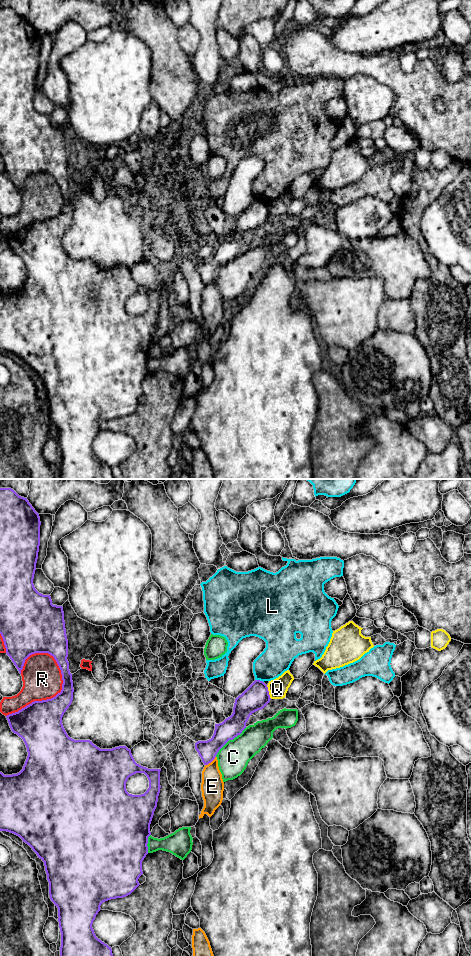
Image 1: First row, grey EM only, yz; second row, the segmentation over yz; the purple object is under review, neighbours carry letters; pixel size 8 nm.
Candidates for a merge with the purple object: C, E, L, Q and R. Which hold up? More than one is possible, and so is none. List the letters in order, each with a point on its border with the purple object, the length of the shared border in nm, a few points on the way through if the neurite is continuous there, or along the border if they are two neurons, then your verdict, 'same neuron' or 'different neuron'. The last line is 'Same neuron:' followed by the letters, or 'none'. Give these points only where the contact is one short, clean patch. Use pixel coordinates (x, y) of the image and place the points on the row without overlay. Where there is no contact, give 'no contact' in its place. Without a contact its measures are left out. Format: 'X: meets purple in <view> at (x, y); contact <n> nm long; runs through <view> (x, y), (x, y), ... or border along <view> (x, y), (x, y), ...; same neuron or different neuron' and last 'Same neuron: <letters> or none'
C: meets purple in yz at (229, 259); contact 340 nm long; different neuron
E: meets purple in yz at (210, 282); contact 120 nm long; border along yz (215, 276), (205, 285); different neuron
L: meets purple in yz at (259, 200); contact 80 nm long; border along yz (255, 199), (263, 202); different neuron
Q: meets purple in yz at (268, 212); contact 120 nm long; border along yz (266, 205), (271, 218); different neuron
R: meets purple in yz at (51, 218); contact 600 nm long; different neuron
Same neuron: none

